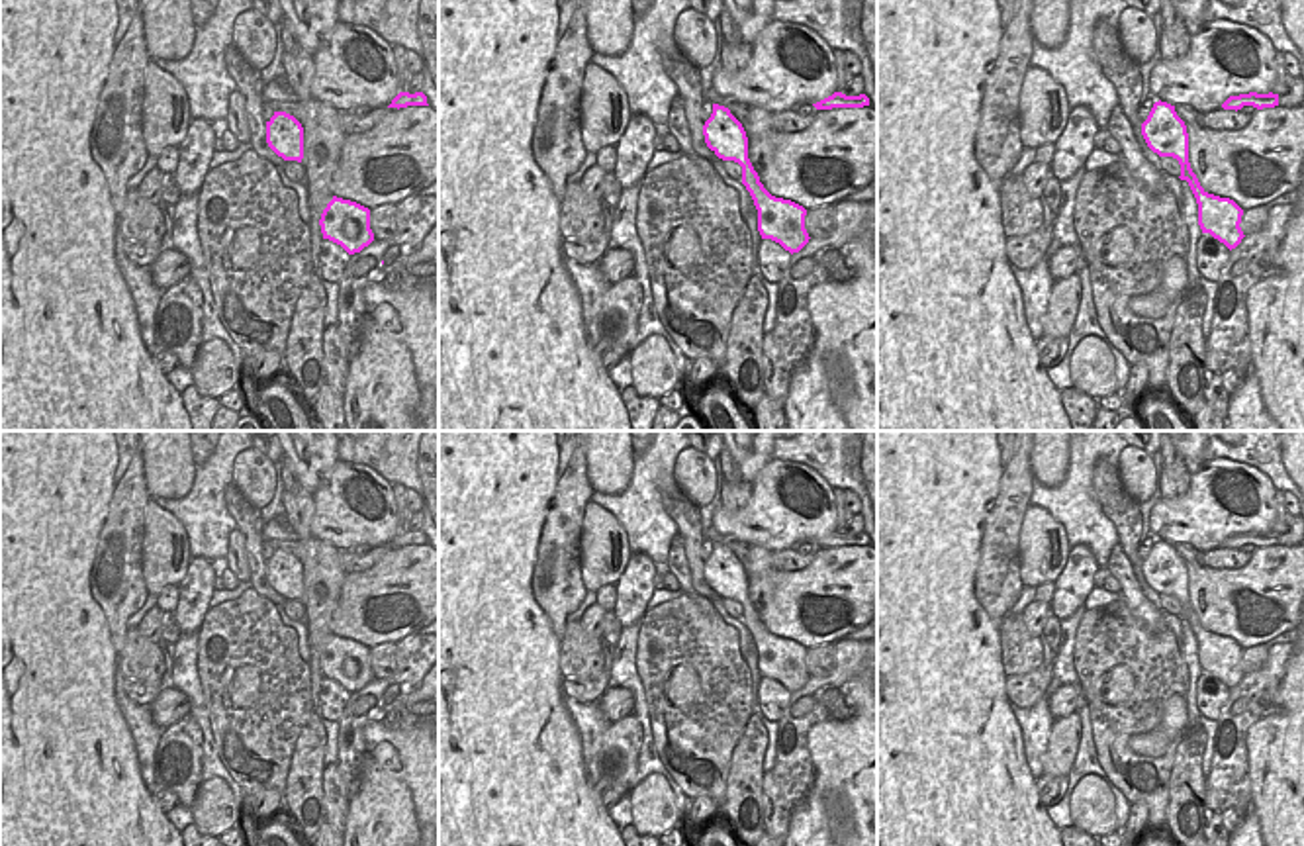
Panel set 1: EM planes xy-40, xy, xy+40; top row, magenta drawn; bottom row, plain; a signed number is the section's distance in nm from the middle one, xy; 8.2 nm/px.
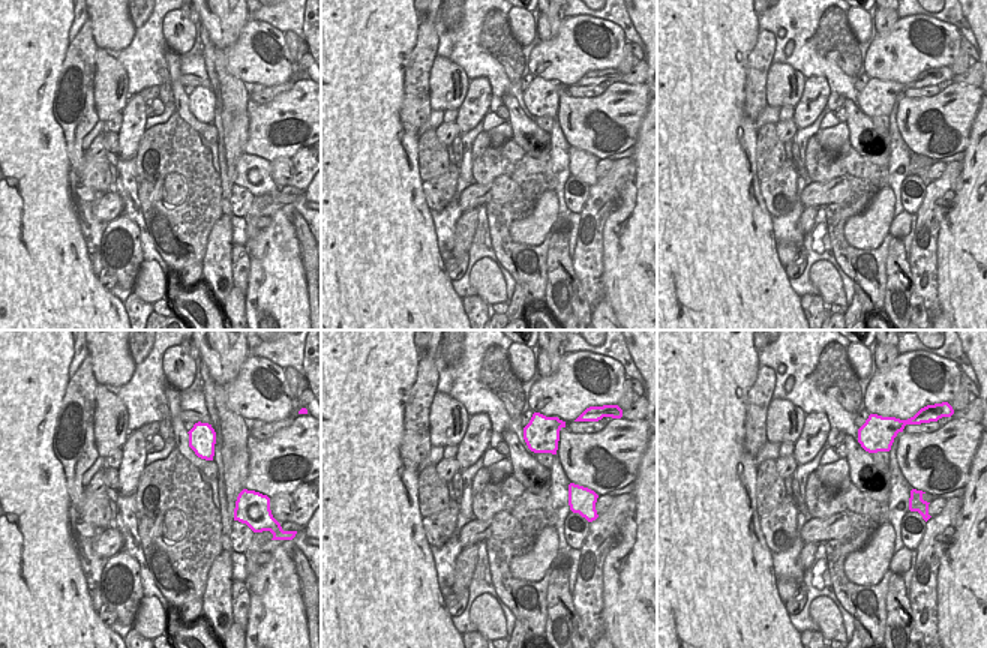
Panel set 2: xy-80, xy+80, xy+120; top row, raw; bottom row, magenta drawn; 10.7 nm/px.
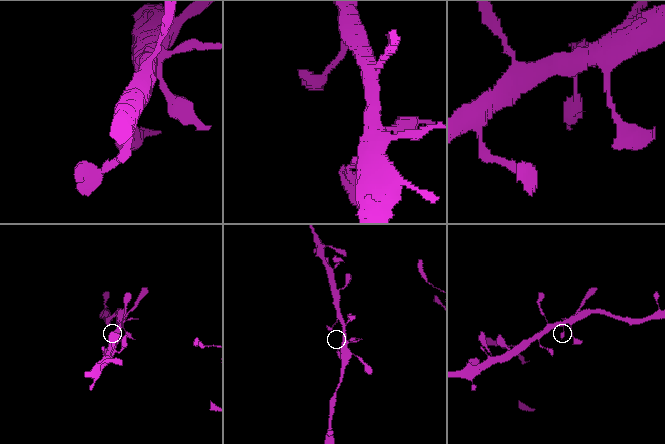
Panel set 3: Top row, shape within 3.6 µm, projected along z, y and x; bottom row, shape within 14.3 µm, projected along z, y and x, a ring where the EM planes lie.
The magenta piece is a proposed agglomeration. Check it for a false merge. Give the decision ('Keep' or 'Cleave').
Keep.

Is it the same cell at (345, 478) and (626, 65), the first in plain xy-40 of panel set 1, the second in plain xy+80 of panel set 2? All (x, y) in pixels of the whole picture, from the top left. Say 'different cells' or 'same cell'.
different cells

